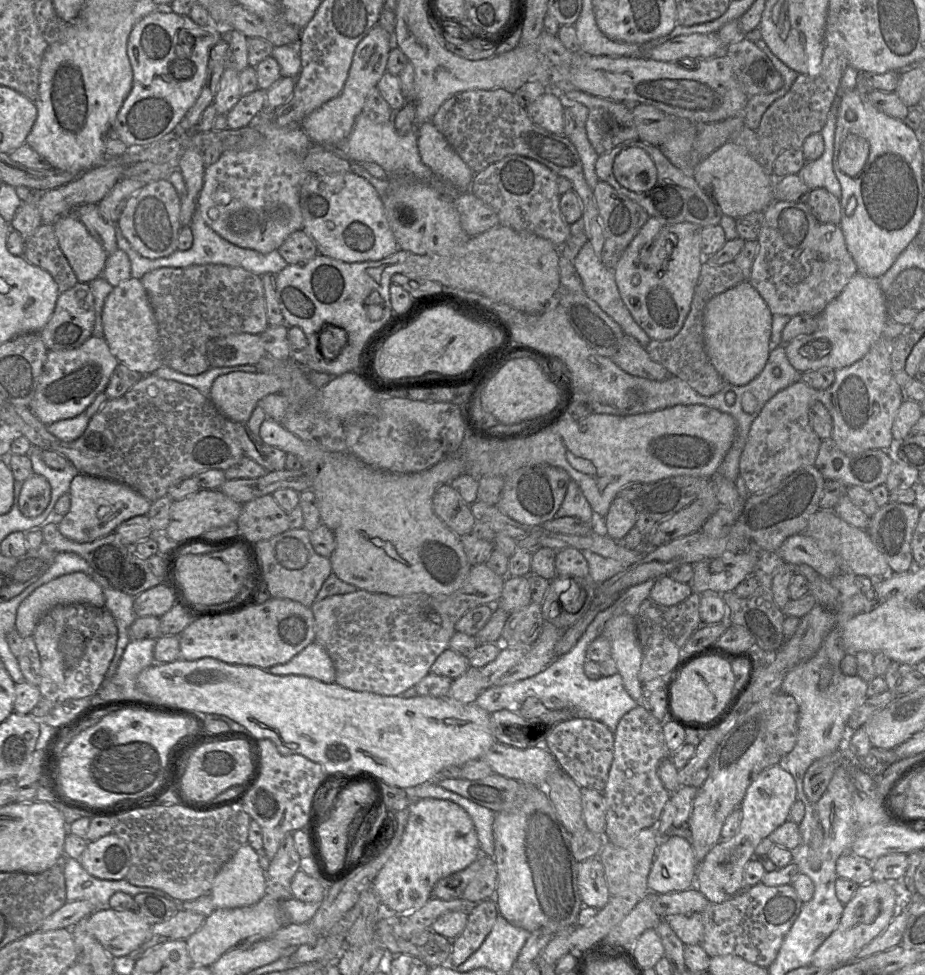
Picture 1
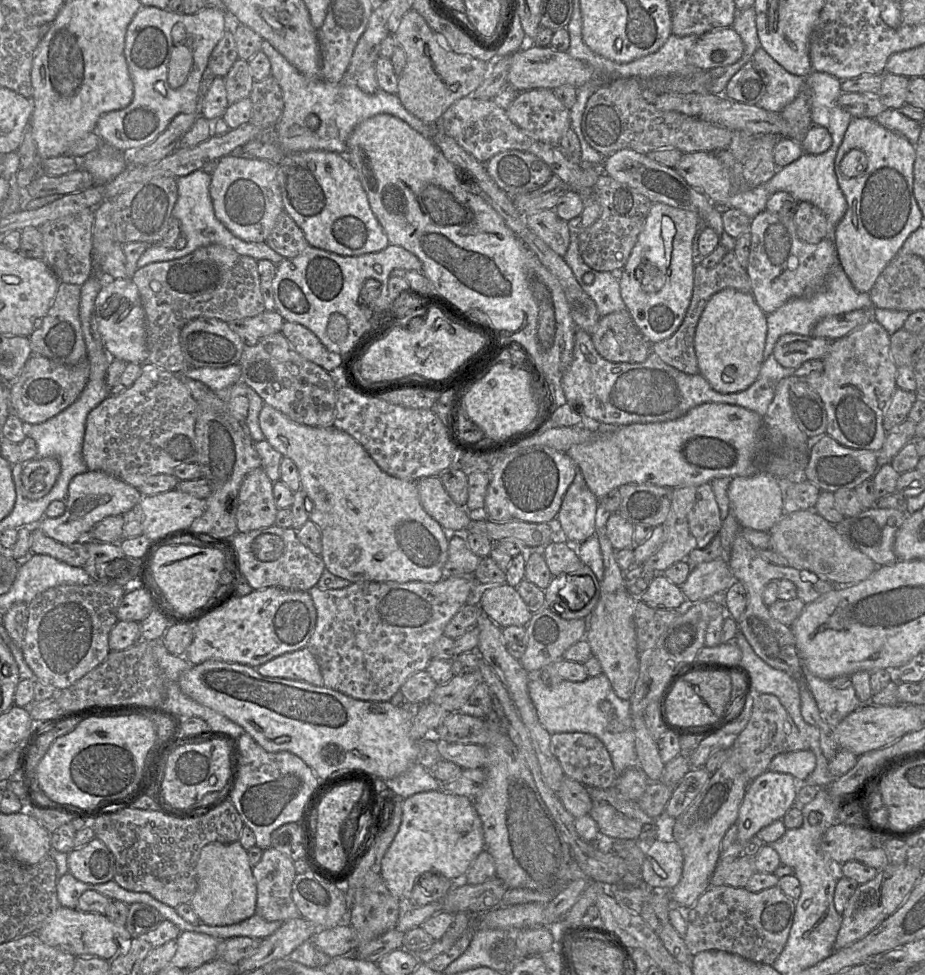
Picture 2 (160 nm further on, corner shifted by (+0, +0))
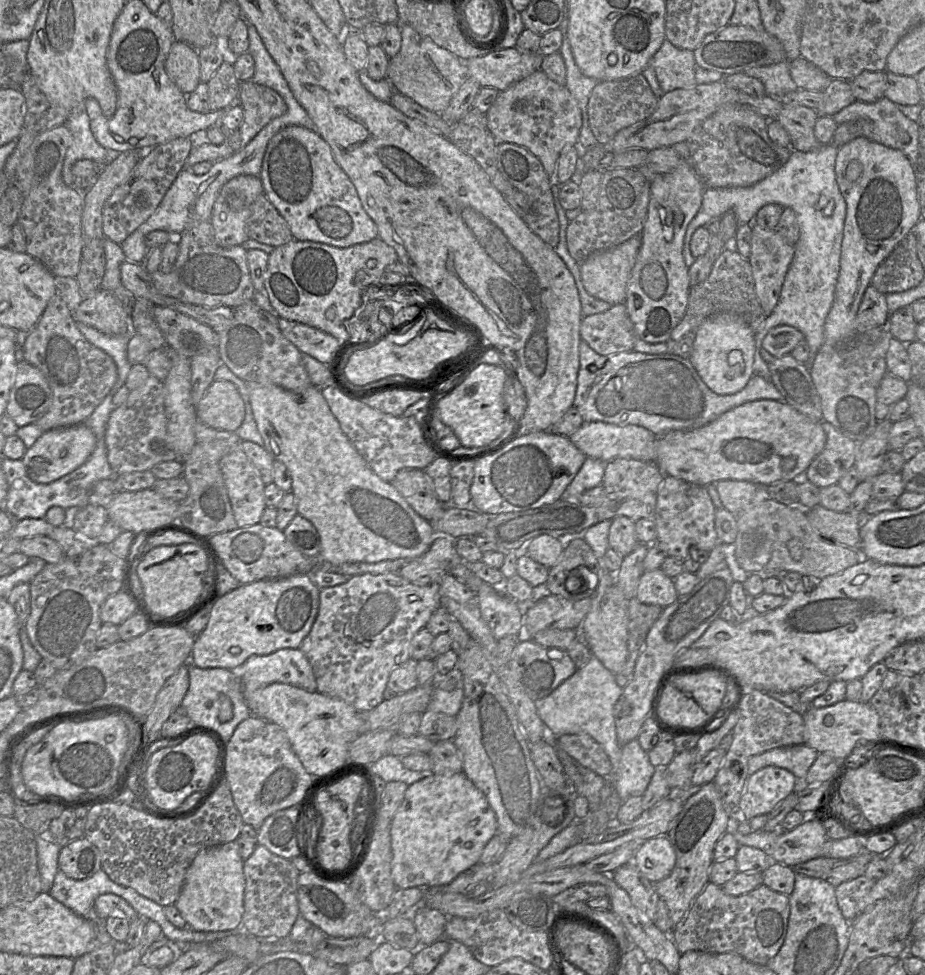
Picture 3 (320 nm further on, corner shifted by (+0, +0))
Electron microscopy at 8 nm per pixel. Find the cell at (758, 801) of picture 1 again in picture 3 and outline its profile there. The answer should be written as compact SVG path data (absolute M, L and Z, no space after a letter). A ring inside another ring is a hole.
M766 766L746 780L739 802L739 815L749 821L757 815L767 815L797 786L795 775L780 767Z

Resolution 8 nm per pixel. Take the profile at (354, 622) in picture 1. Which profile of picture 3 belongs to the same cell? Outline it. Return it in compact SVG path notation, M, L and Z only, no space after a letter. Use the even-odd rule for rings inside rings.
M398 572L356 575L350 577L344 584L320 589L318 615L310 633L300 645L300 650L305 654L313 669L317 683L317 691L321 694L345 701L358 712L367 712L377 707L384 700L383 694L387 688L387 682L392 670L410 659L411 640L418 631L425 628L431 615L440 607L439 584L417 586L401 577Z

